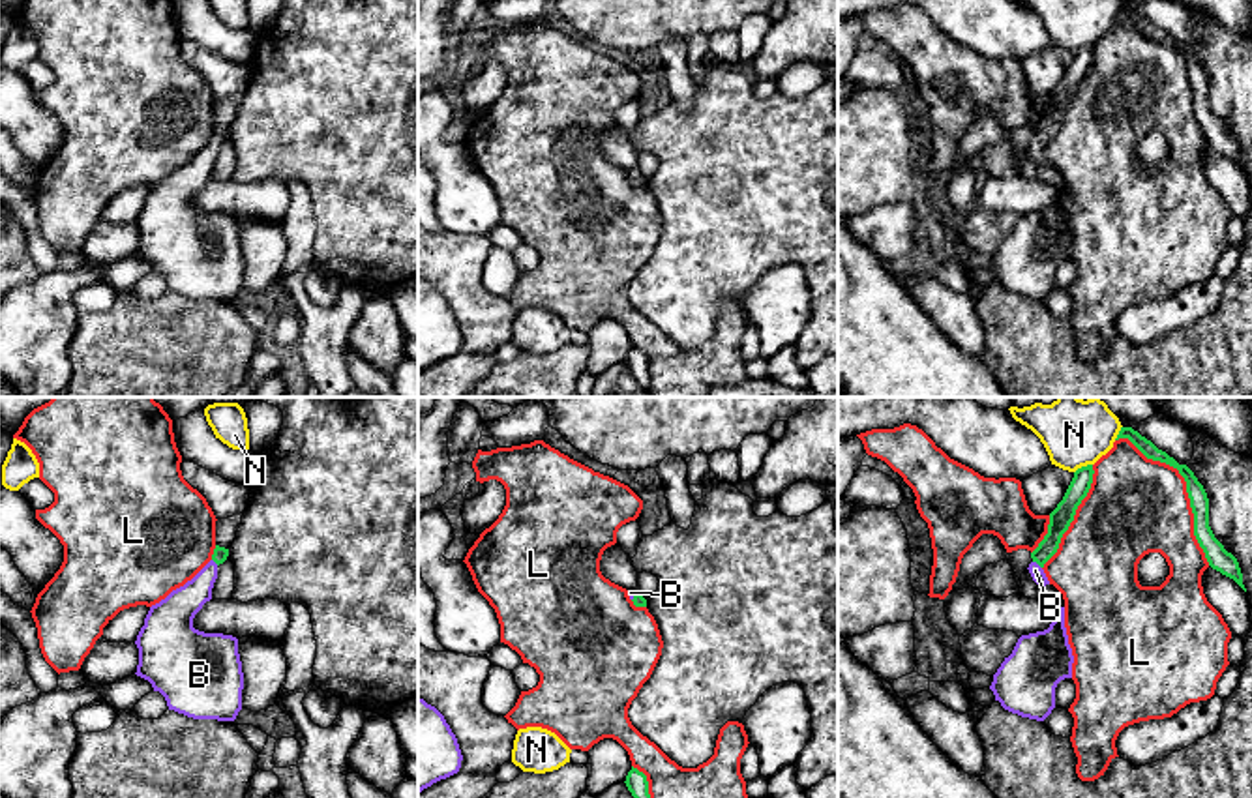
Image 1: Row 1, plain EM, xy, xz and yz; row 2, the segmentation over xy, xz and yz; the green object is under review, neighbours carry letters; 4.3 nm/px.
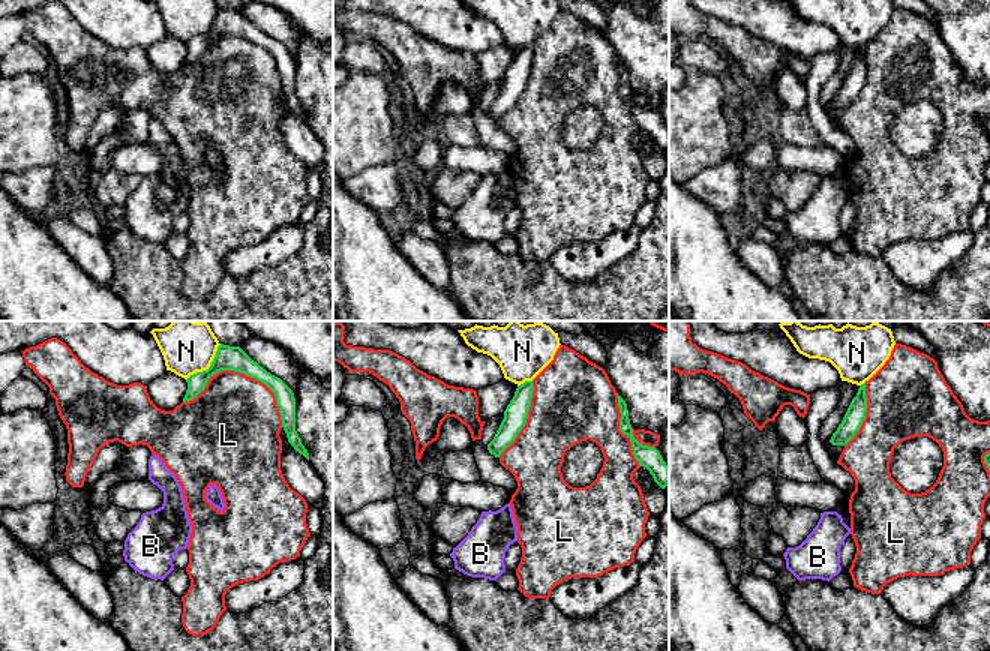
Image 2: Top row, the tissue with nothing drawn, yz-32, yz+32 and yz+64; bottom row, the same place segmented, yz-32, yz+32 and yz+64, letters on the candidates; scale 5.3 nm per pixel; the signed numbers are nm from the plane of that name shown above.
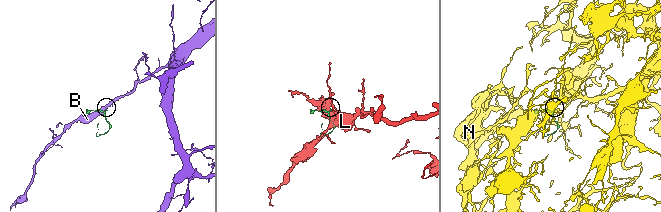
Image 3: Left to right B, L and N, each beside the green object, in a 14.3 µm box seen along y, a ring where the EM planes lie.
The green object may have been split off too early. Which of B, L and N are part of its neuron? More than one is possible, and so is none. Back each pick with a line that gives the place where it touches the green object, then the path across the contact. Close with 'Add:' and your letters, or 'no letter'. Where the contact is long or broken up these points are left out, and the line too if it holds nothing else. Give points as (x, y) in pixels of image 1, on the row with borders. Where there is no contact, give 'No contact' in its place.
B: Touches green at yz (1037, 562). Path across: yz (1059, 519), (1048, 547), (1037, 562), (1035, 570)
Add: B

